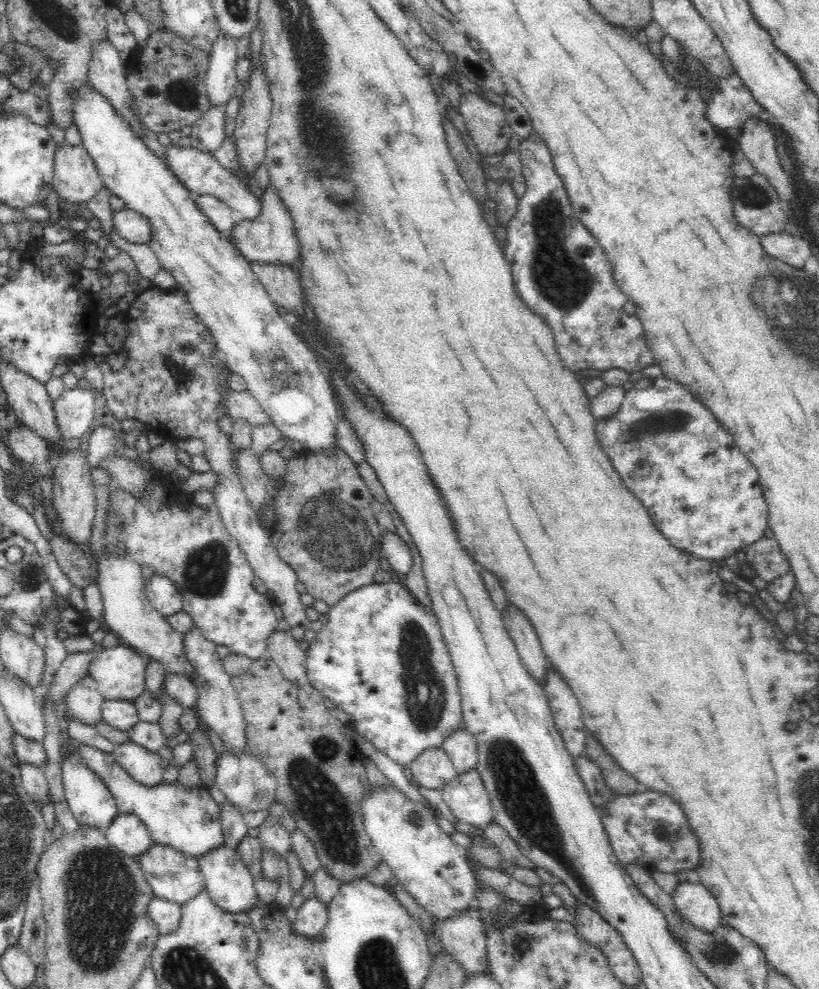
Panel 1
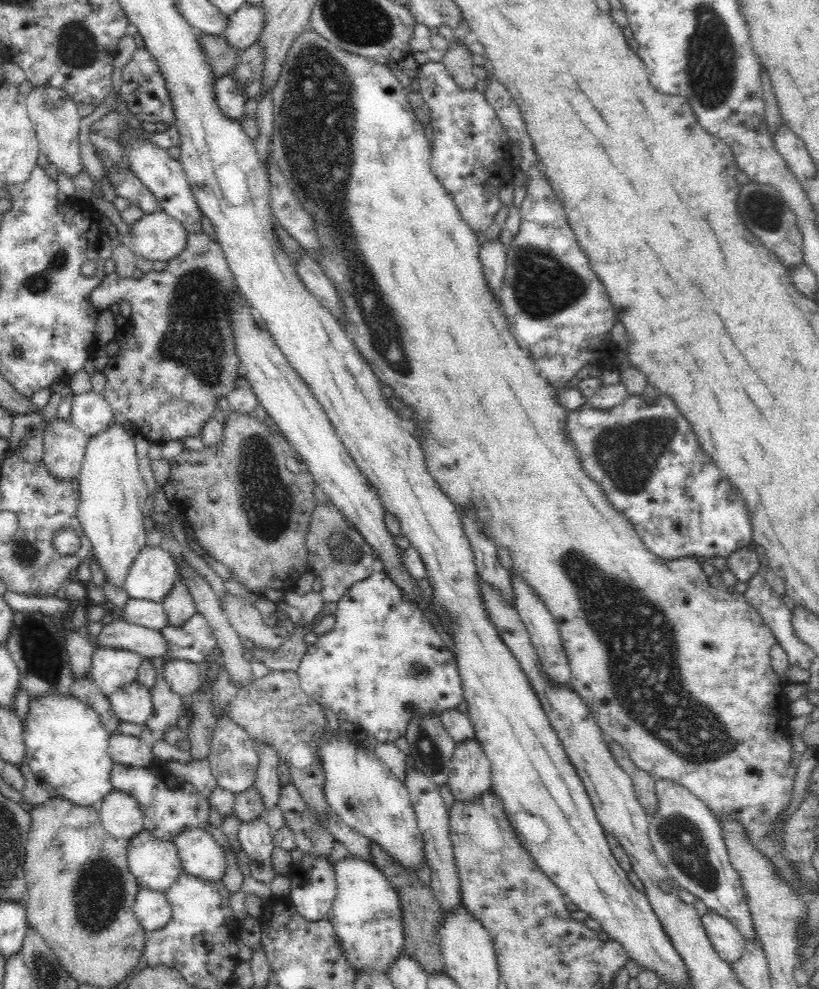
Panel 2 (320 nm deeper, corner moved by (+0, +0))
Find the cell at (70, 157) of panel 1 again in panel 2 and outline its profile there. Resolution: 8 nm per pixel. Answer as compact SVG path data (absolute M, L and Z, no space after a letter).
M36 86L26 96L27 111L35 128L38 144L47 160L57 166L59 172L74 176L82 172L82 159L79 151L80 114L76 101L61 88Z

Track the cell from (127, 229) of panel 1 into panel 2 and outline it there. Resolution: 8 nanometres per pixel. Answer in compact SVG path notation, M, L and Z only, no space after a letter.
M162 210L144 213L125 238L134 255L152 261L170 261L180 256L187 245L187 230L182 223Z

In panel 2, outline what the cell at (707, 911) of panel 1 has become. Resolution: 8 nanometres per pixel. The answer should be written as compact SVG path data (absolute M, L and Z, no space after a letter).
M710 911L701 919L719 957L730 964L741 959L745 948L745 938L728 919Z

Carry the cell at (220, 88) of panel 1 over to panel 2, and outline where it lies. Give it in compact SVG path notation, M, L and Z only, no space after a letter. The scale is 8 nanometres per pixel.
M261 1L247 3L229 15L229 27L226 27L224 35L228 44L242 53L250 44L259 40L264 25L265 10Z

